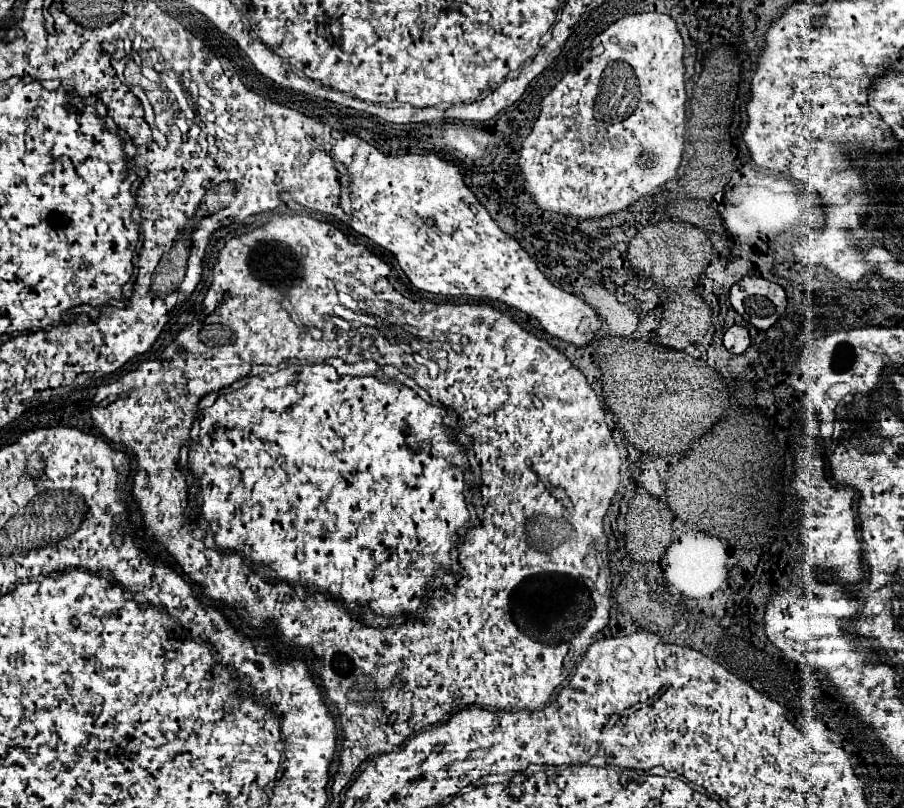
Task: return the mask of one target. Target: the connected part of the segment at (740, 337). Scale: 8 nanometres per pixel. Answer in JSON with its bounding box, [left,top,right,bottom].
[723,325,751,355]

